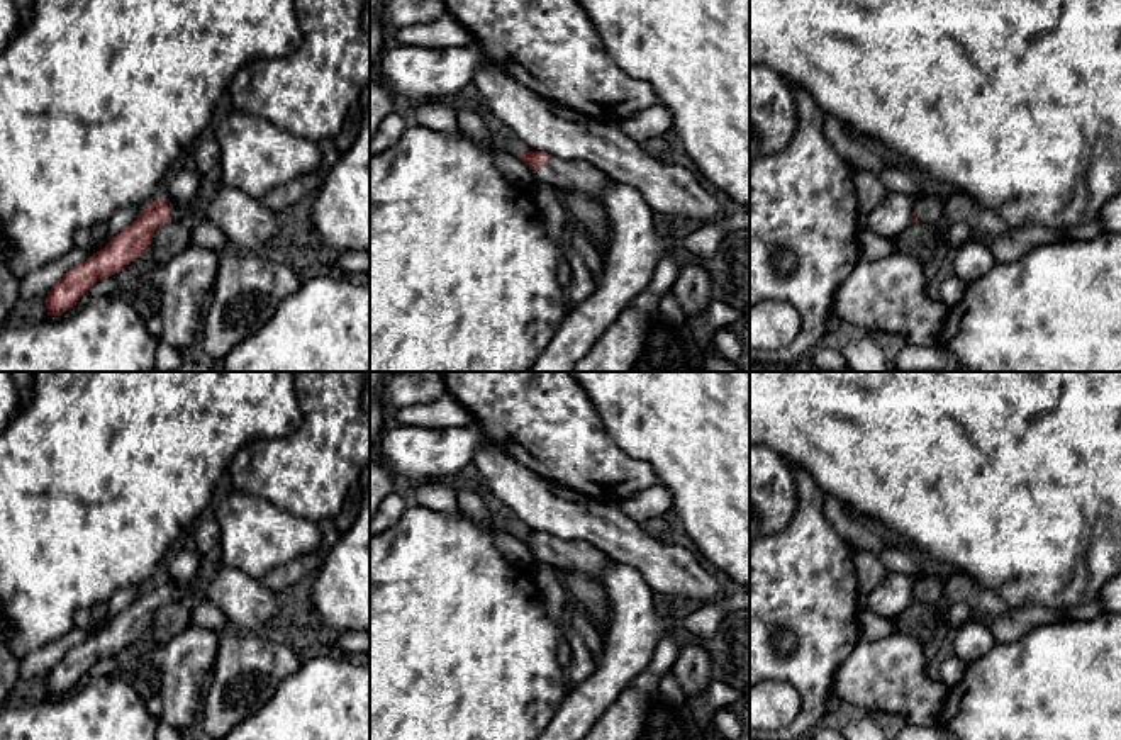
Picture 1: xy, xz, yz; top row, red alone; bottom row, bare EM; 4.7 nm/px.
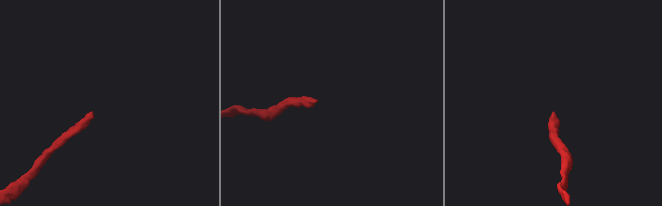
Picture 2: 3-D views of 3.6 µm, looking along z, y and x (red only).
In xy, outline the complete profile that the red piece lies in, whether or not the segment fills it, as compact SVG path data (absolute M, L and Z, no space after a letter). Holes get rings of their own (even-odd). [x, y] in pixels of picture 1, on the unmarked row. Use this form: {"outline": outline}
{"outline": "M159 577L149 584L141 596L109 625L93 633L81 645L68 650L64 657L47 672L47 696L61 696L78 684L78 681L102 659L109 659L124 650L132 640L151 630L154 613L178 601L181 589L176 580Z"}

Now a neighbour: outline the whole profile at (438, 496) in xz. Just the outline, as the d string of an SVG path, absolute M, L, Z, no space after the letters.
M434 480L414 485L414 497L417 506L438 511L443 514L458 514L458 502L449 480Z

